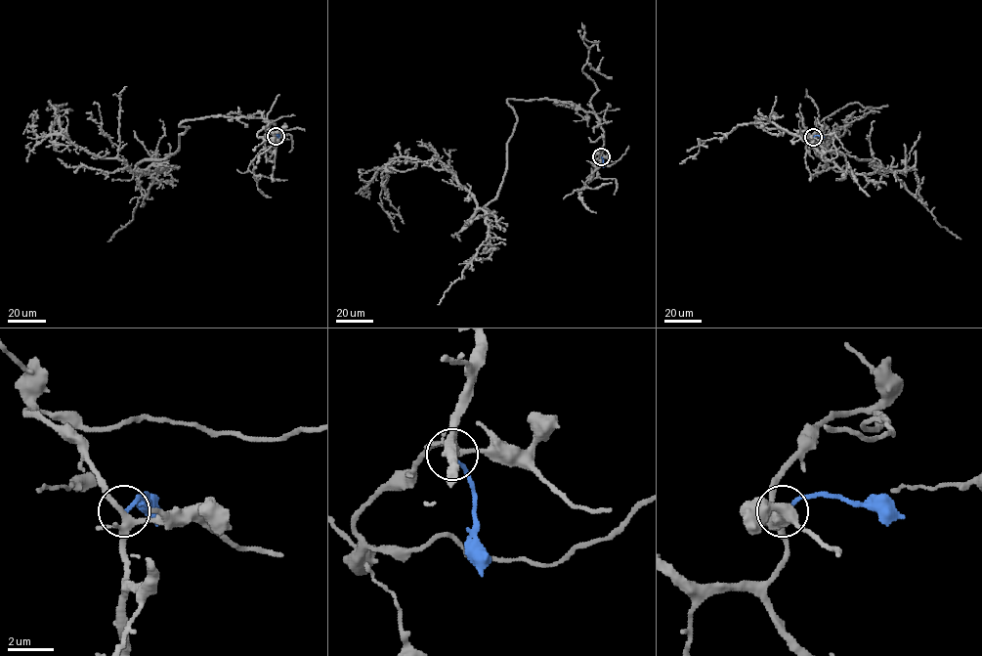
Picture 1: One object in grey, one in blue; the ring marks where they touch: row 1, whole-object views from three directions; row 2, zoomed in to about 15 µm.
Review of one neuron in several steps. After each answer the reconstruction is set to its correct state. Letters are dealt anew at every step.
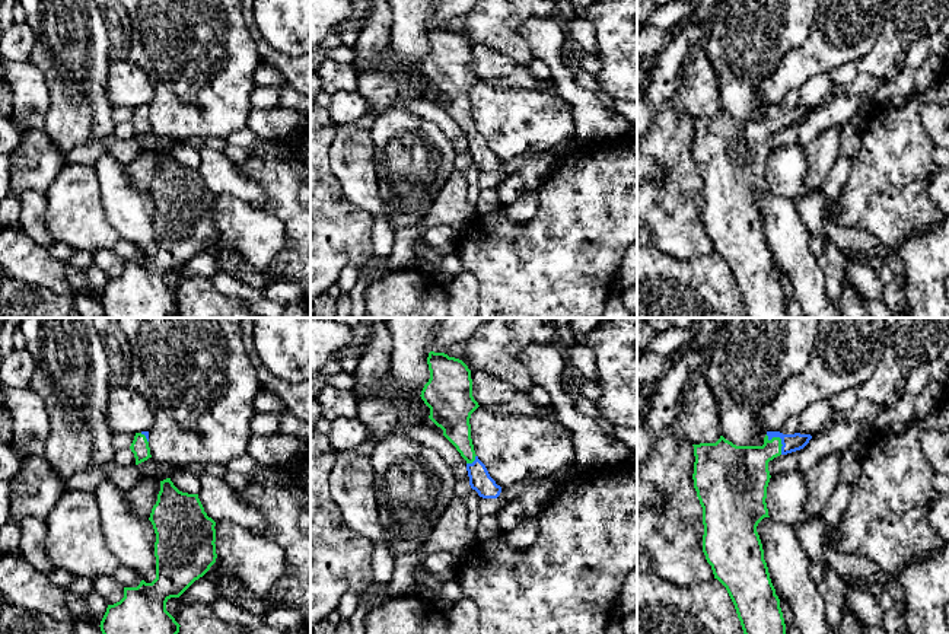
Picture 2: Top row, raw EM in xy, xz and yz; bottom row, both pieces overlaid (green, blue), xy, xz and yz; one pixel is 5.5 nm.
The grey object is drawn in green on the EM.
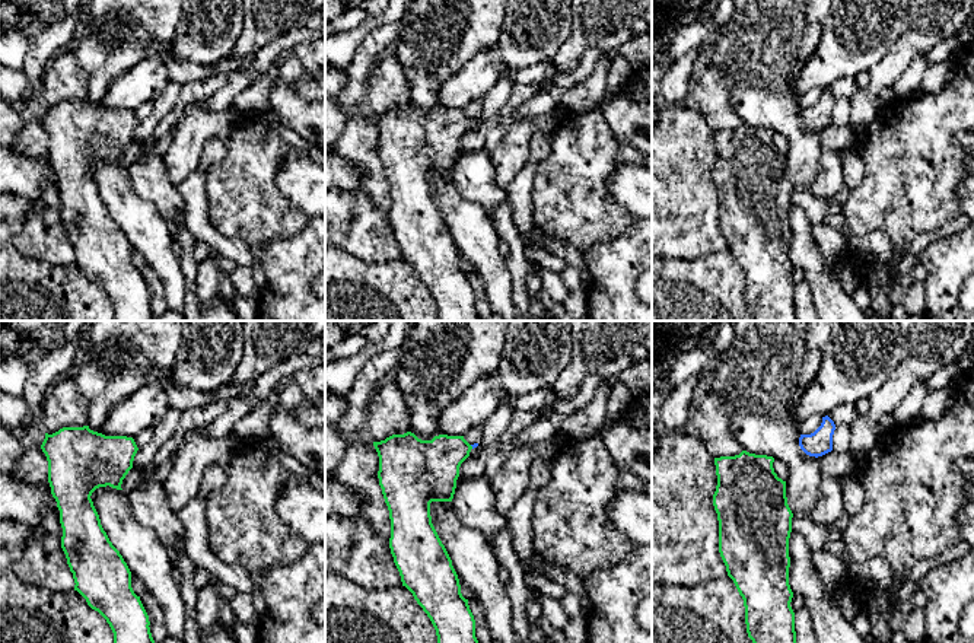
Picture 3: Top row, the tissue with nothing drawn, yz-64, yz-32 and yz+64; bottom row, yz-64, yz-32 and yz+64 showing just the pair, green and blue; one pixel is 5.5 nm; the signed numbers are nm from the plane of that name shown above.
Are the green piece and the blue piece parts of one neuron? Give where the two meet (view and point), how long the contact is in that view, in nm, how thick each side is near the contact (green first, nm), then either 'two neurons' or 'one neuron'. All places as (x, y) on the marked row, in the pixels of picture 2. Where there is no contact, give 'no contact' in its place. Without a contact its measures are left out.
yz (780, 439) | 140 nm | 260/100 nm | one neuron

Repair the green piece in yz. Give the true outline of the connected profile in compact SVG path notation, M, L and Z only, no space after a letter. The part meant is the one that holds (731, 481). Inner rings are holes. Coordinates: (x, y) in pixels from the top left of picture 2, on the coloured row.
M767 431L762 446L736 446L723 436L716 443L692 445L692 480L703 507L703 552L714 579L726 587L743 634L786 634L780 599L770 579L757 526L770 517L765 503L771 478L768 462L803 449L811 439L811 434Z

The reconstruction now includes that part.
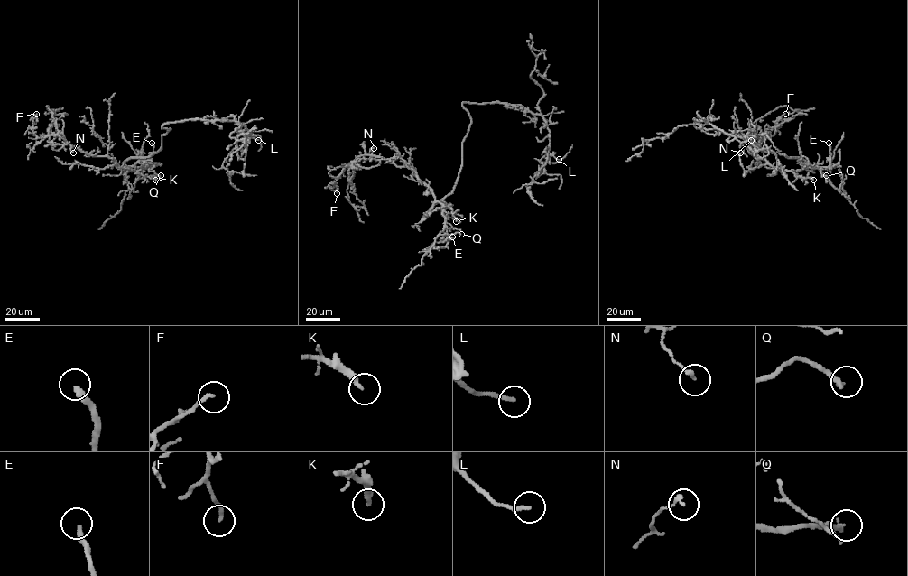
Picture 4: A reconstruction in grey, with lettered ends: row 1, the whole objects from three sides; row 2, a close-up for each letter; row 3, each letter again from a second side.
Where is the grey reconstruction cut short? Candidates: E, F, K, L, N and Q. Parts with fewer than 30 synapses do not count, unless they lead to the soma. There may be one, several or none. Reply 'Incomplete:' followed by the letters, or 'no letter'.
Incomplete: E, K, L

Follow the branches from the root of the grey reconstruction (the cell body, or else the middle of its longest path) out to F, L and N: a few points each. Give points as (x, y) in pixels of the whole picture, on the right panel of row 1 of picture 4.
F: (753, 144), (802, 158), (806, 167), (773, 168), (747, 146), (749, 135), (773, 135), (775, 120), (785, 114)
L: (753, 144), (719, 130), (696, 127), (694, 119), (705, 120), (740, 142), (745, 142), (746, 137), (751, 140)
N: (753, 144), (766, 152), (802, 158), (809, 164), (798, 171), (782, 171), (773, 168), (746, 145), (740, 153)

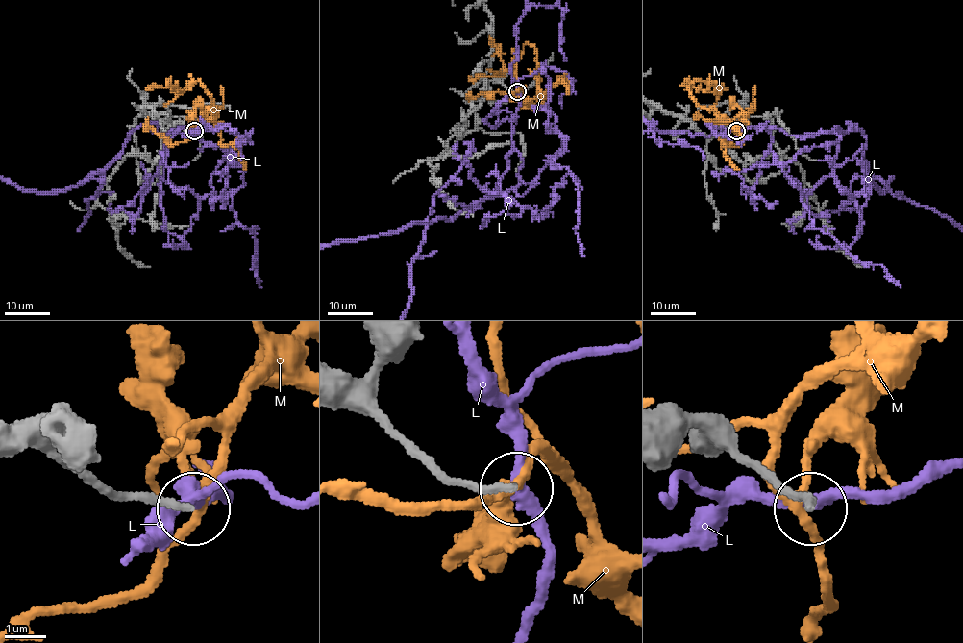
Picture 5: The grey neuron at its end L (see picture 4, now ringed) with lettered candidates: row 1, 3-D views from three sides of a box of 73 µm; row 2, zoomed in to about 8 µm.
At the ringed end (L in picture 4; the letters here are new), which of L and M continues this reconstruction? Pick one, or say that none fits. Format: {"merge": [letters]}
{"merge": []}

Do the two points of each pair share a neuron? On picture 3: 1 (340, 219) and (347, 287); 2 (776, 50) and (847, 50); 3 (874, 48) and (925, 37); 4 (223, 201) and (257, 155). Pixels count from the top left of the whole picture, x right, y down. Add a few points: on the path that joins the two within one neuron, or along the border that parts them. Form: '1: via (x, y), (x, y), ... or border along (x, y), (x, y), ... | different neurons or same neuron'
1: border along (340, 248), (375, 263) | different neurons
2: border along (827, 18), (820, 44), (796, 79) | different neurons
3: border along (903, 15), (901, 35), (869, 69) | different neurons
4: via (235, 190), (245, 180), (250, 166) | same neuron

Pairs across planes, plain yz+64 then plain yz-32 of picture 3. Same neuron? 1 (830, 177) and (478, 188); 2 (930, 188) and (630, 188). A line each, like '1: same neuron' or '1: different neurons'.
1: different neurons
2: different neurons

